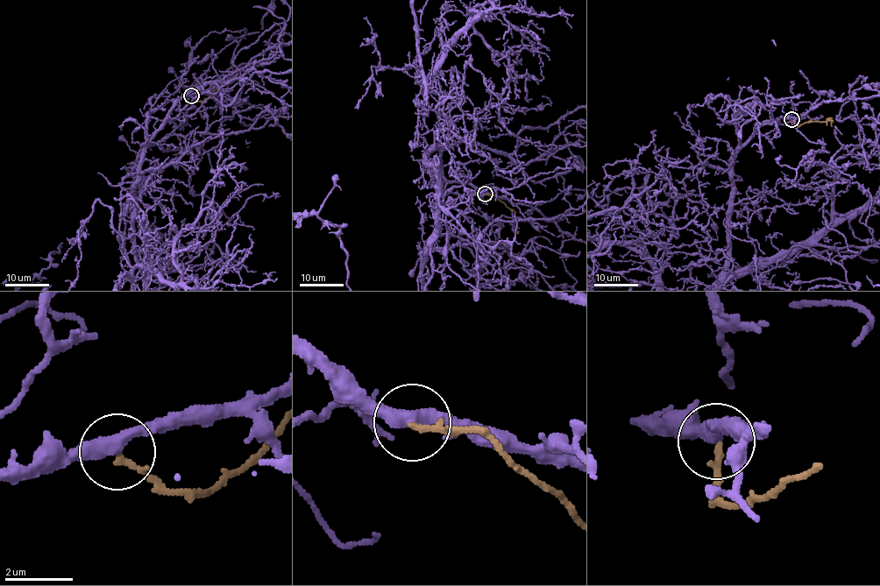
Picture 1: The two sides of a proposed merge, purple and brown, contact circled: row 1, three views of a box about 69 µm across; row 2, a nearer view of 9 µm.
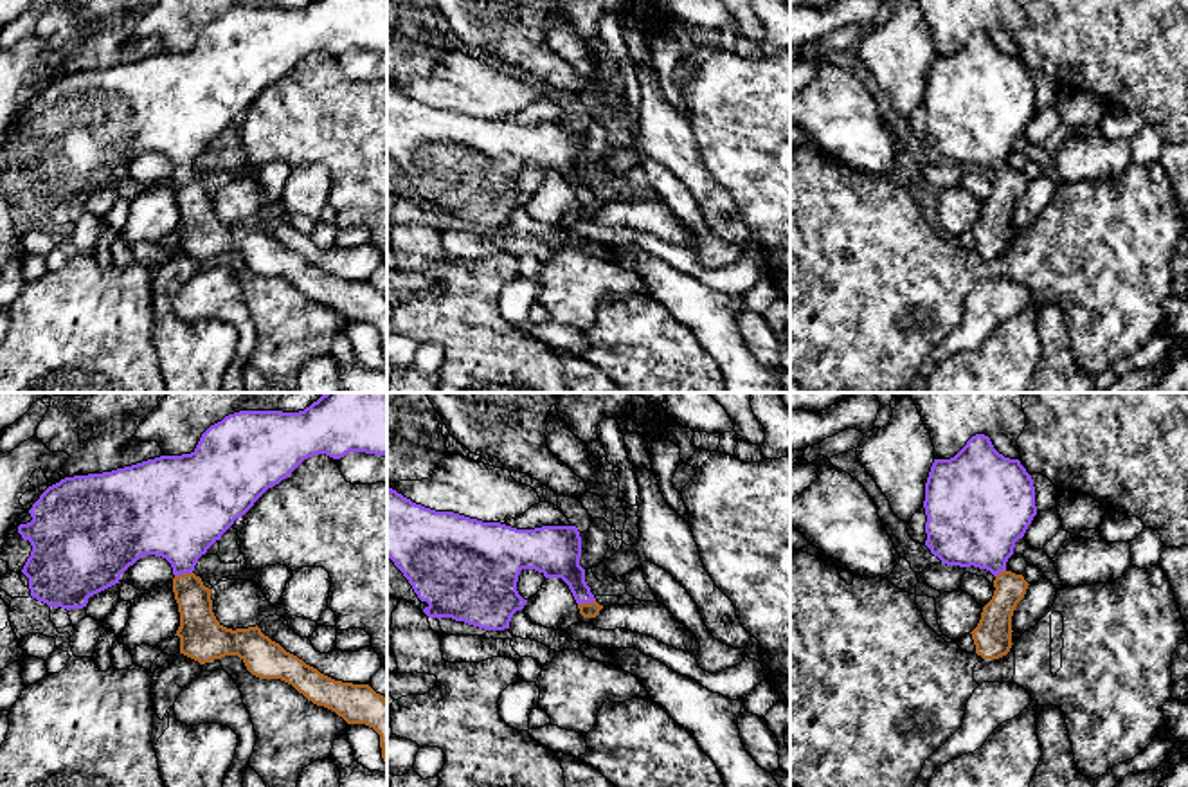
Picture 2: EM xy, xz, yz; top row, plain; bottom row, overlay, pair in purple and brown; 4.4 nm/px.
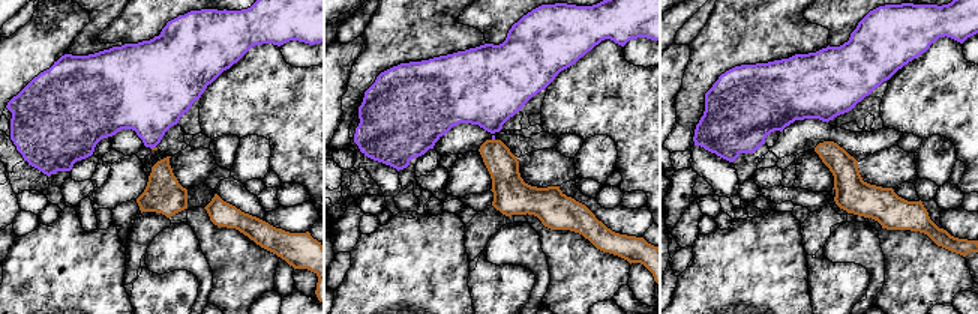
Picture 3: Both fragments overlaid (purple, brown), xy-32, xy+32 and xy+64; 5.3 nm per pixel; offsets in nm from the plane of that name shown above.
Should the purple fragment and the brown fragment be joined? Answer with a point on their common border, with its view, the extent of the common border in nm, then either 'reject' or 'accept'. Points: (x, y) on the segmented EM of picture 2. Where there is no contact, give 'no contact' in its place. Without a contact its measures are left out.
contact xy (182, 573); length 80 nm; accept

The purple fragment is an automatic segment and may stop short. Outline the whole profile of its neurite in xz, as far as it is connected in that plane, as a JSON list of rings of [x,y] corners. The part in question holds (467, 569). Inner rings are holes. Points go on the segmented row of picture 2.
[[[387,488],[387,556],[403,573],[421,602],[428,605],[423,612],[428,618],[452,618],[484,630],[509,629],[509,621],[526,602],[517,582],[522,569],[535,569],[545,578],[562,578],[583,618],[596,618],[599,605],[585,582],[585,569],[580,565],[581,537],[576,526],[542,526],[535,529],[517,529],[500,522],[482,522],[454,511],[436,511],[412,502],[392,488]]]

